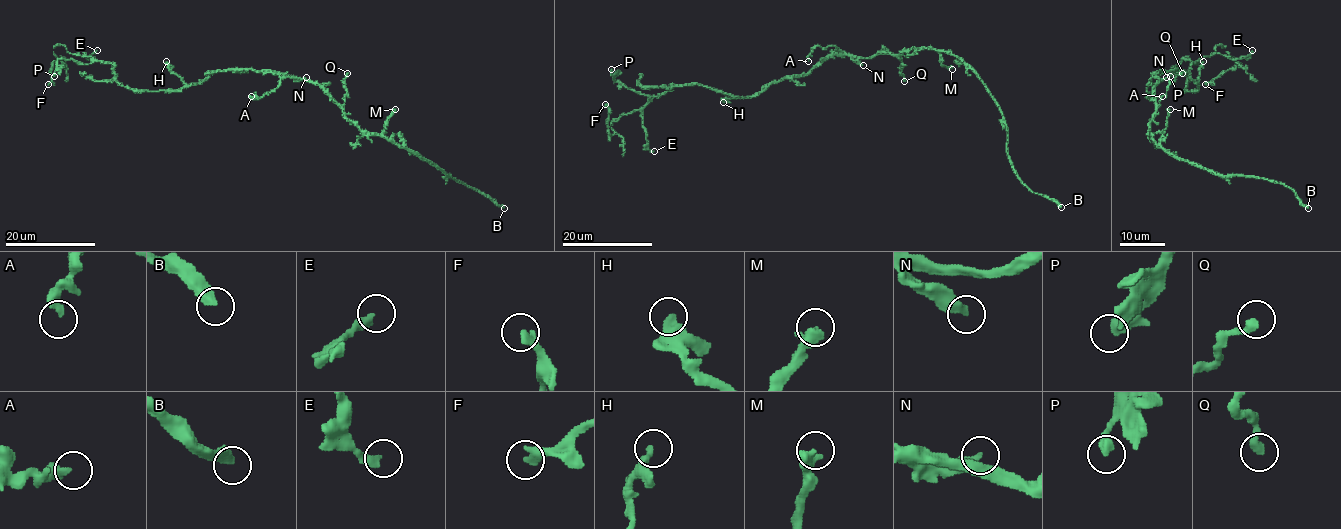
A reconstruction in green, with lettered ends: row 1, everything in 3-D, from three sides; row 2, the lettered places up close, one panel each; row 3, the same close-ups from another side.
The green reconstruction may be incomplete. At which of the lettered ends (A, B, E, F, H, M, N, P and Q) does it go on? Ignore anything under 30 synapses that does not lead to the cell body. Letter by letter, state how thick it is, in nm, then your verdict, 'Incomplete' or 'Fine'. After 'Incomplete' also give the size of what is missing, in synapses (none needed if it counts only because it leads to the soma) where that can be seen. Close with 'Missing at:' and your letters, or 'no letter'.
A: Thickness 360 nm. Fine
B: Thickness 440 nm. Incomplete. Roughly 200 synapses
E: Thickness 320 nm. Fine
F: Thickness 320 nm. Fine
H: Thickness 400 nm. Fine
M: Thickness 480 nm. Fine
N: Thickness 320 nm. Fine
P: Thickness 440 nm. Fine
Q: Thickness 360 nm. Fine
Missing at: B

